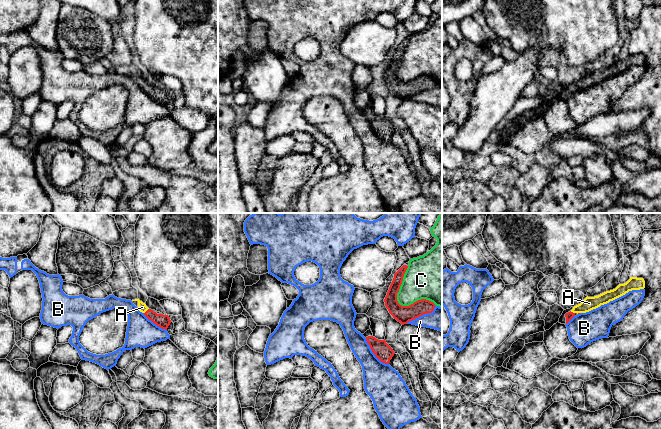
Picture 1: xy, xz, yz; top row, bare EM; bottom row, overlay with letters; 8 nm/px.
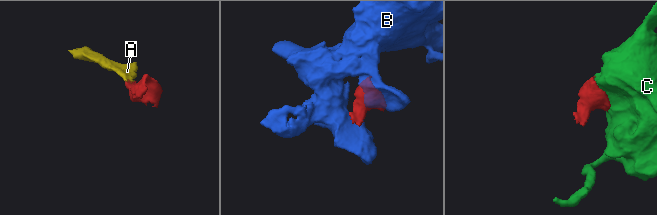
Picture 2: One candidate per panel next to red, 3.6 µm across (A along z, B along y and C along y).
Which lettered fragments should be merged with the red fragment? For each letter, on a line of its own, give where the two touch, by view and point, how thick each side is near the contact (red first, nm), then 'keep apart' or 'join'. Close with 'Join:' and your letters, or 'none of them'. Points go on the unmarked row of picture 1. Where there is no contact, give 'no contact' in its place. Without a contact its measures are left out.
A: meets red in xy at (146, 87); 110 nm thick on the red side, 70 nm on the other; join
B: meets red in xz at (422, 90); 140 nm thick on the red side, 190 nm on the other; keep apart
C: meets red in xz at (398, 79); 140 nm thick on the red side, 280 nm on the other; keep apart
Join: A

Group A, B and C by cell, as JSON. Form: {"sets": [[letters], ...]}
{"sets": [["A"], ["B"], ["C"]]}

